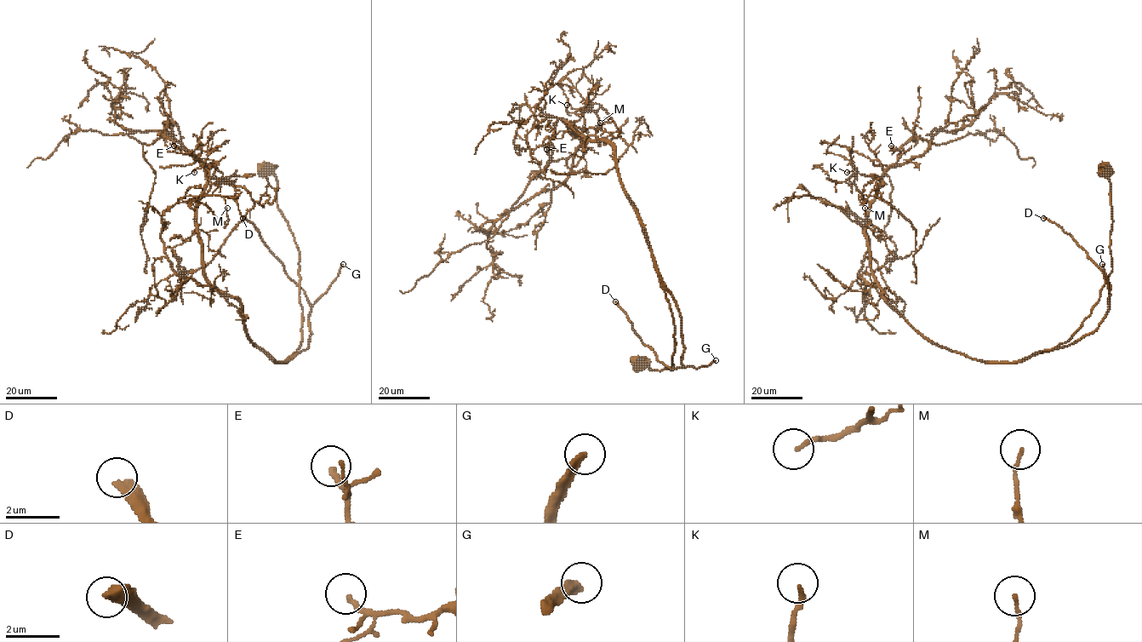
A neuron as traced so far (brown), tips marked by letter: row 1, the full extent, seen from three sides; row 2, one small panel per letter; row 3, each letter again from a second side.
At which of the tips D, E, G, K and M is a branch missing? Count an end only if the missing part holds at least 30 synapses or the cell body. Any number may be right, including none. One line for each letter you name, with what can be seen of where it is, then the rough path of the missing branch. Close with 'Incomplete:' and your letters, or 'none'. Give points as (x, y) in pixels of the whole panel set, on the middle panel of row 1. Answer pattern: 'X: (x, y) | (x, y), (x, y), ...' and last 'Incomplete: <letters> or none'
D: (615, 301) | (615, 301), (581, 289), (533, 295), (461, 289), (395, 224), (408, 206), (402, 209), (407, 239)
G: (716, 360)
Incomplete: D, G

